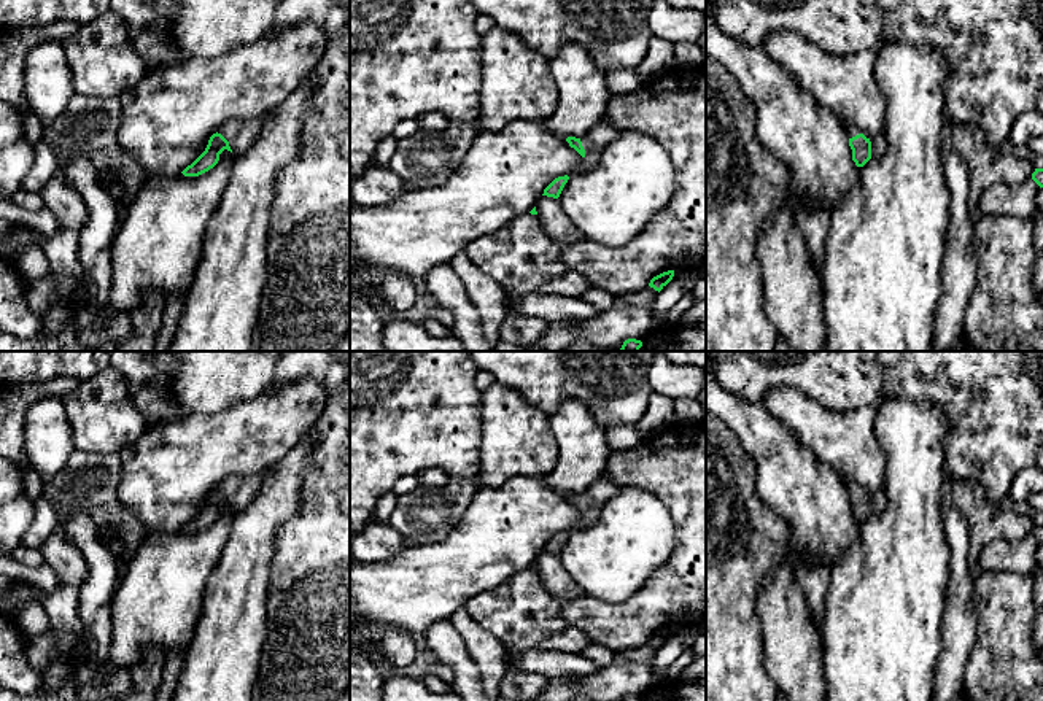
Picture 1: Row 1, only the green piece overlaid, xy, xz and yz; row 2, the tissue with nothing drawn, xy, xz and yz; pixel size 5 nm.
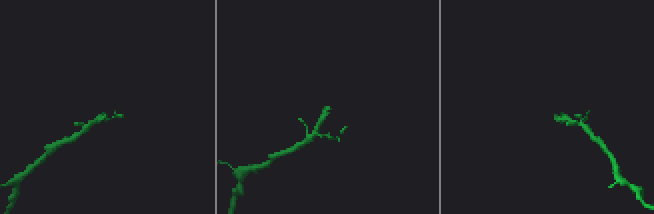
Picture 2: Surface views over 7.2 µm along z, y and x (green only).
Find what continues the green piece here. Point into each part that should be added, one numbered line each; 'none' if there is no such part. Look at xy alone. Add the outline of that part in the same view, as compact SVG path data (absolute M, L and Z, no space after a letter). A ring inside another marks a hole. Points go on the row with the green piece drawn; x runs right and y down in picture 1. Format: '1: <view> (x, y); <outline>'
1: xy (240, 134); M266 113L254 119L227 121L216 132L229 141L232 154L240 156L246 153L251 143L261 135L267 118L269 114Z

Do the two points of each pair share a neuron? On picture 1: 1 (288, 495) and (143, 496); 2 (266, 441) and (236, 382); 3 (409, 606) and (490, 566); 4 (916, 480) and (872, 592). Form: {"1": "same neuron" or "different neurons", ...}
{"1": "different neurons", "2": "different neurons", "3": "same neuron", "4": "same neuron"}

